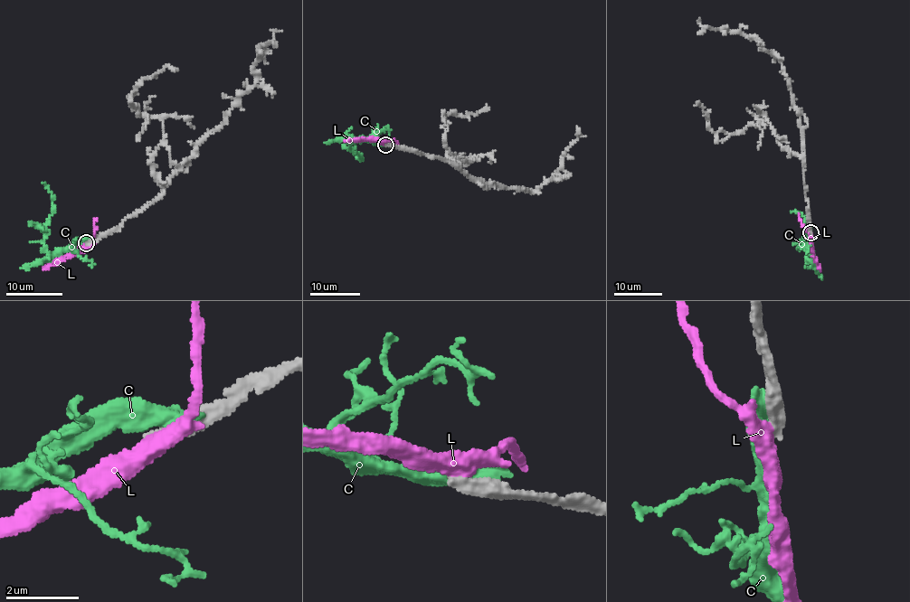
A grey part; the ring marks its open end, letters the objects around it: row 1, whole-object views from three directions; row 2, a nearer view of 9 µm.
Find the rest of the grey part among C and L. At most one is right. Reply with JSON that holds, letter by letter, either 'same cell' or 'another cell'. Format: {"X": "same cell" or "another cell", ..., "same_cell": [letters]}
{"C": "another cell", "L": "another cell", "same_cell": []}

